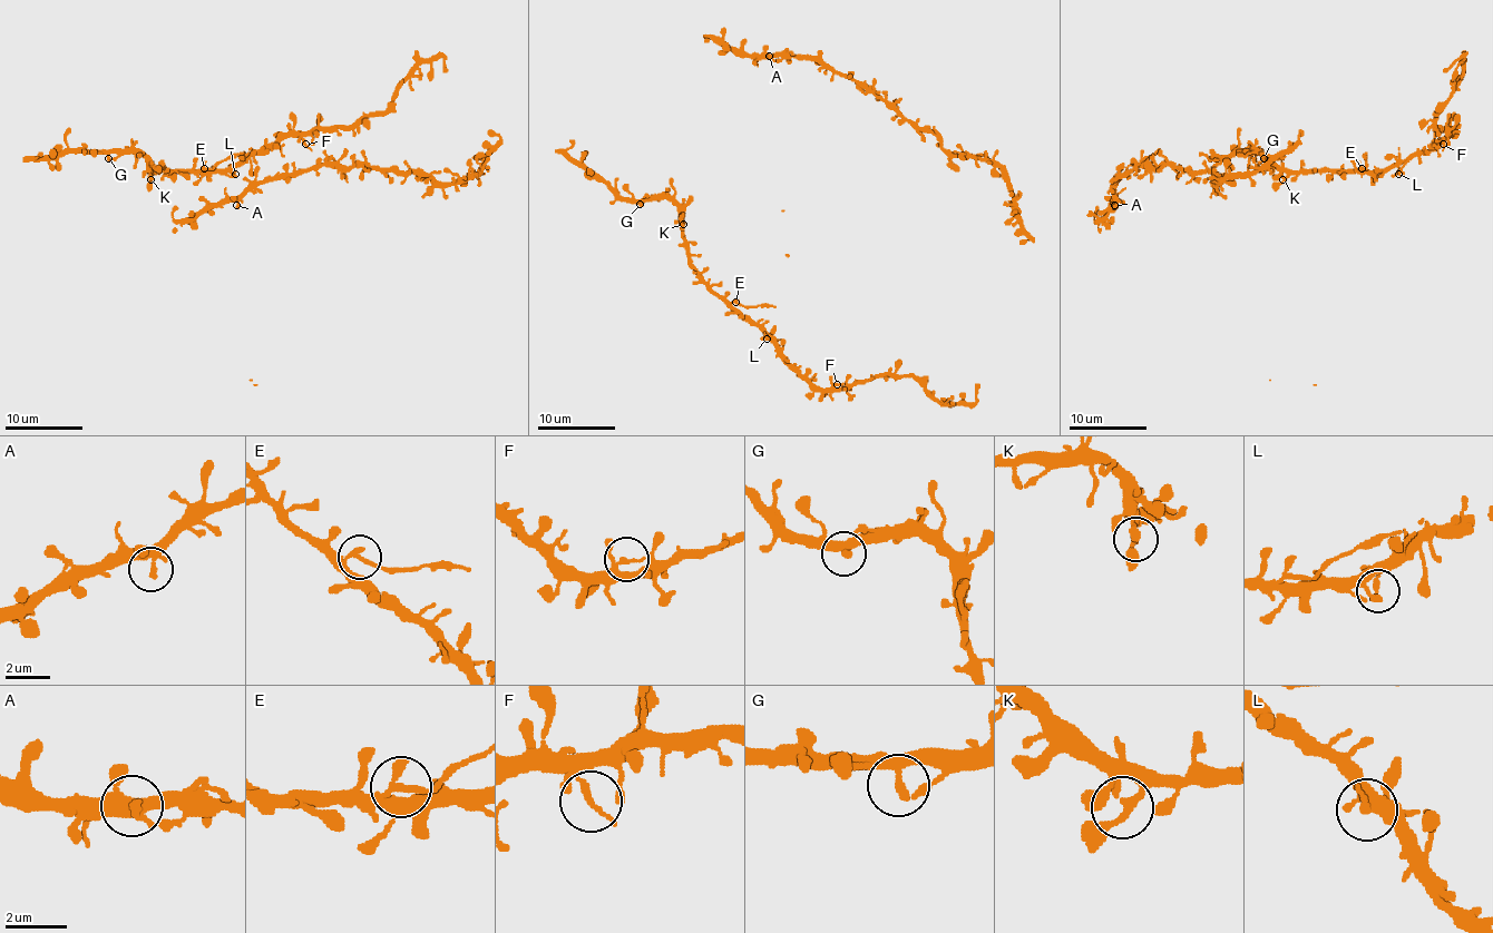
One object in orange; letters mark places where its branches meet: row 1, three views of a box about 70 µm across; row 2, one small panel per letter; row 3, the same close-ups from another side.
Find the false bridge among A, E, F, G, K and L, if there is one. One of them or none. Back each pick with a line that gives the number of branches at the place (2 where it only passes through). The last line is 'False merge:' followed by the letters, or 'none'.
E: 2
False merge: E

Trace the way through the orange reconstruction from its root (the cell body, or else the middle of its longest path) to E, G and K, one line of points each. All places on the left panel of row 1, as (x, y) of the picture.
E: (140, 156), (143, 151), (147, 156), (150, 172), (195, 172), (203, 167)
G: (140, 156), (137, 158), (133, 151), (111, 151), (108, 158)
K: (140, 156), (143, 151), (147, 156), (150, 179)

